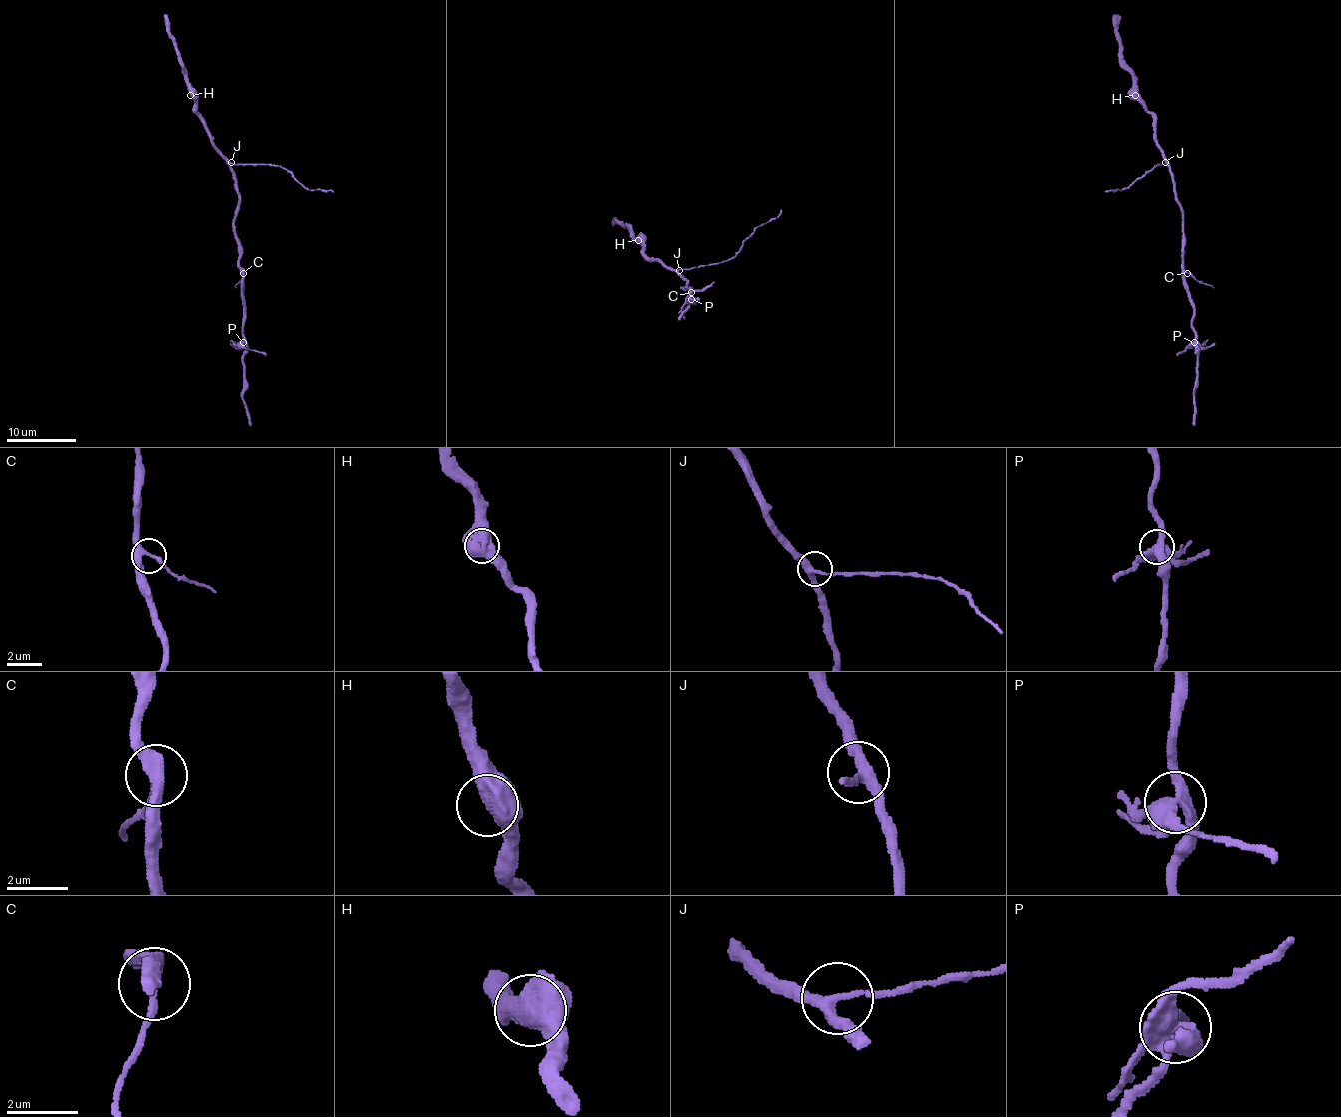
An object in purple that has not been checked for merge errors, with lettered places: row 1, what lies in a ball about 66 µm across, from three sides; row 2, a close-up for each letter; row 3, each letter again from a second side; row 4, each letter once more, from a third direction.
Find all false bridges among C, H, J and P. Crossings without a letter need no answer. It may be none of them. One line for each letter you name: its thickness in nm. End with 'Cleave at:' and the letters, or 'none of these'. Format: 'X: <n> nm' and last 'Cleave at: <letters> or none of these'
P: 460 nm
Cleave at: P

